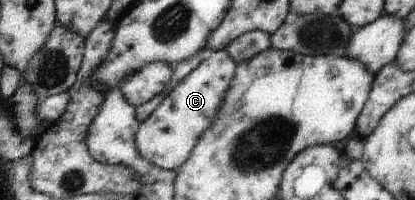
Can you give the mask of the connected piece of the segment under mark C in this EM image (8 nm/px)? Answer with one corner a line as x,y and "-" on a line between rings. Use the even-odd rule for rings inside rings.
225,51
212,52
185,79
165,96
157,109
139,124
136,146
139,155
150,164
176,171
191,155
201,134
212,125
235,75
236,63

